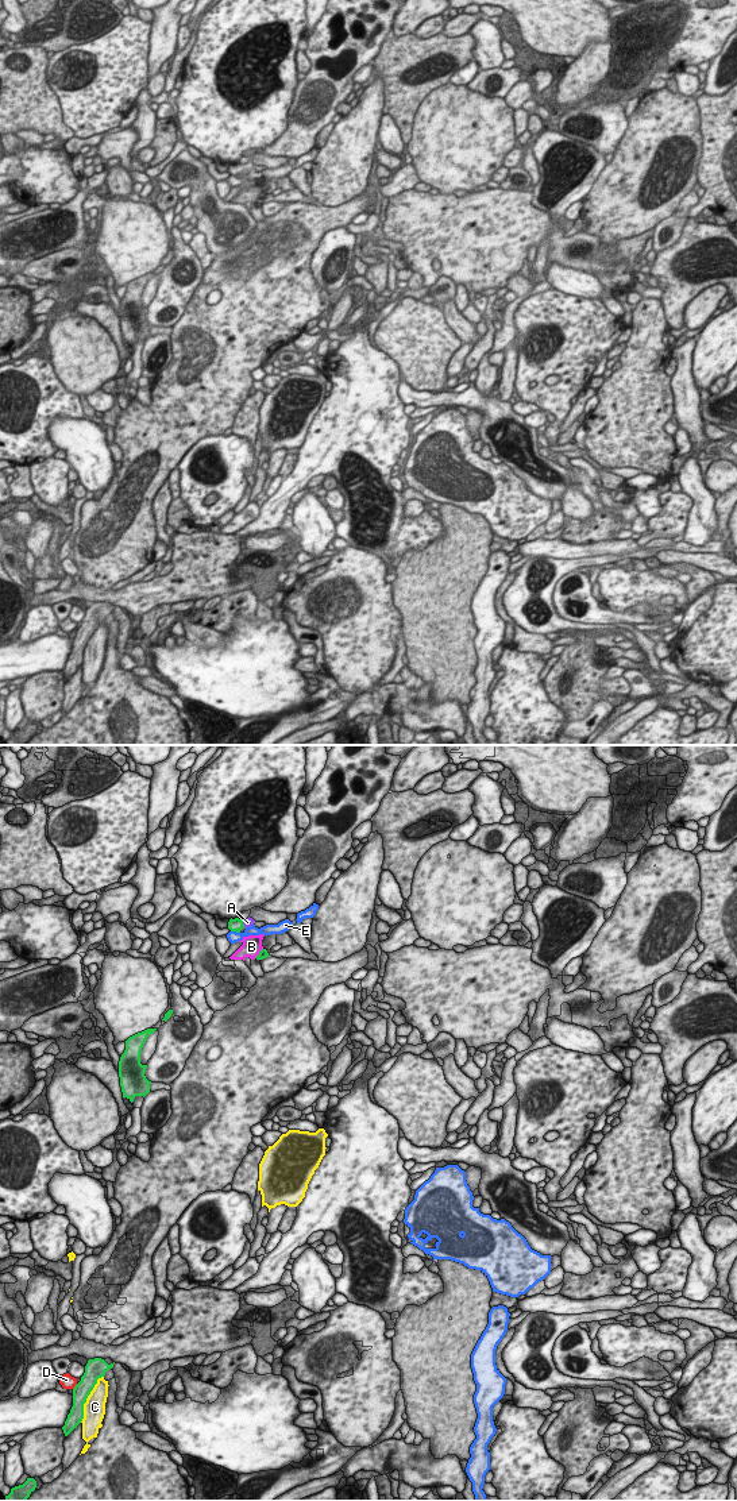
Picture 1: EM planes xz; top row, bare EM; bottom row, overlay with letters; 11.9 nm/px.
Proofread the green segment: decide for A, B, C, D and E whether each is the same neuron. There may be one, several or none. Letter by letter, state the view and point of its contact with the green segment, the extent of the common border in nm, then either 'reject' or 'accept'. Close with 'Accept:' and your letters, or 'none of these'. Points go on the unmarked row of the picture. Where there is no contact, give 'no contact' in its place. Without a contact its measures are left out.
A: xz (242, 168) | 110 nm | accept
B: xz (259, 197) | 160 nm | reject
C: xz (87, 641) | 600 nm | reject
D: xz (74, 631) | 100 nm | reject
E: xz (235, 174) | 120 nm | reject
Accept: A

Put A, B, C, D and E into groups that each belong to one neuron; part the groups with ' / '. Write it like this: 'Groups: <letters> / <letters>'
Groups: A / B / C / D / E.

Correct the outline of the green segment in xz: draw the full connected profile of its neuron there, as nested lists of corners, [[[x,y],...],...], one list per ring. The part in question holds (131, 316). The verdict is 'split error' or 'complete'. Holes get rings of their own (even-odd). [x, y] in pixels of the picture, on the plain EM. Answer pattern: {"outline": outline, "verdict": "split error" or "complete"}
{"outline": [[[147,273],[126,285],[126,294],[119,305],[119,321],[123,342],[131,347],[136,340],[144,342],[150,336],[151,325],[144,320],[147,309],[140,308],[140,297],[147,281],[155,274]]], "verdict": "complete"}

